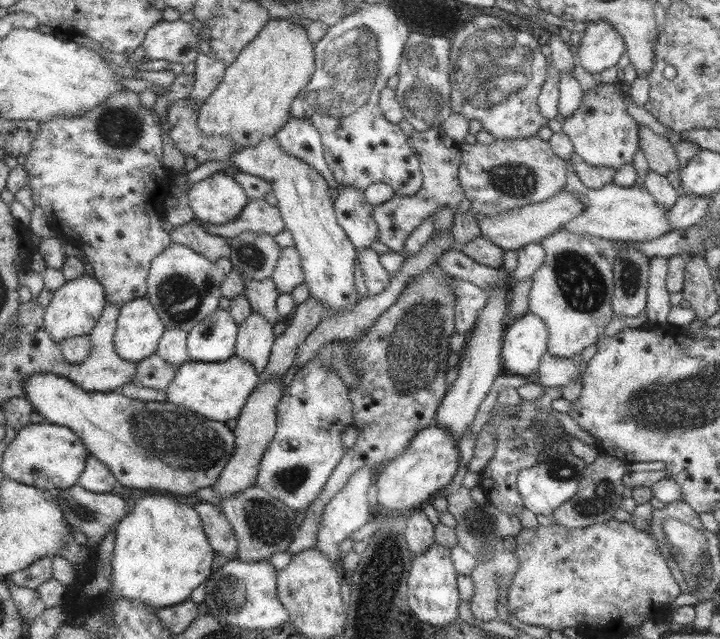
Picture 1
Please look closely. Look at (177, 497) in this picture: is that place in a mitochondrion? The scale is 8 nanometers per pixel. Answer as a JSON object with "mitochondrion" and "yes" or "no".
{"mitochondrion":"no"}

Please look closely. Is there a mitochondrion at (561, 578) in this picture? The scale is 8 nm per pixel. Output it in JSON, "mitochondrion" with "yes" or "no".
{"mitochondrion":"no"}

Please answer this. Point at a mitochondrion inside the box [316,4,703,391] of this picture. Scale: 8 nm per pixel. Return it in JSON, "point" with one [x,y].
{"point":[492,76]}

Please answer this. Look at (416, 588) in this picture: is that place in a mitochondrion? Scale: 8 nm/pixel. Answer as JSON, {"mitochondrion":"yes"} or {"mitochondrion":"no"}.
{"mitochondrion":"no"}

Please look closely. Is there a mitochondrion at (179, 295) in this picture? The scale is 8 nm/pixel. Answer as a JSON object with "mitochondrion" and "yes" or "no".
{"mitochondrion":"yes"}

